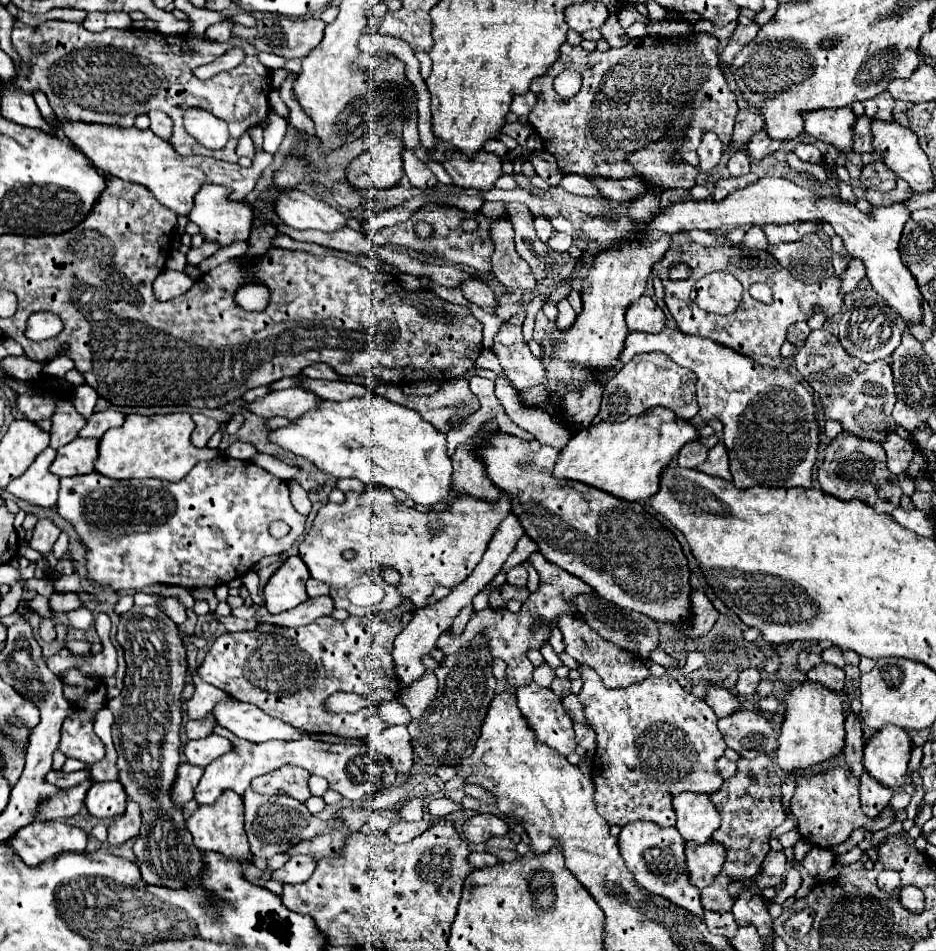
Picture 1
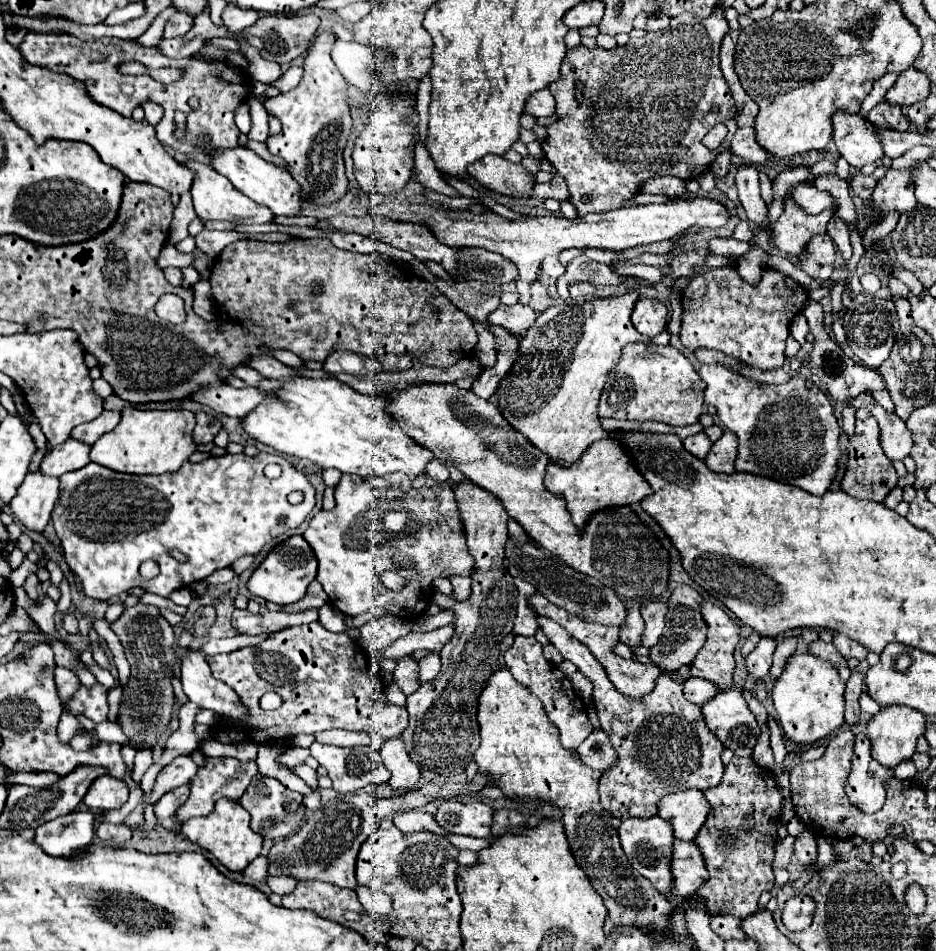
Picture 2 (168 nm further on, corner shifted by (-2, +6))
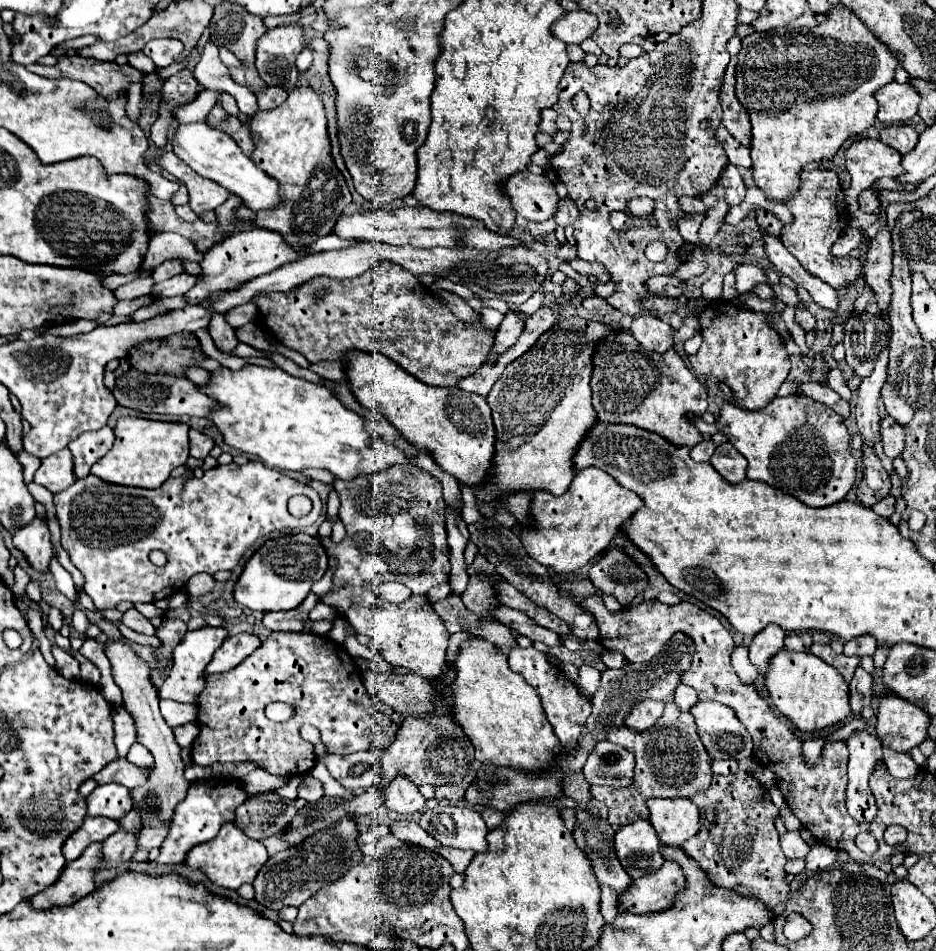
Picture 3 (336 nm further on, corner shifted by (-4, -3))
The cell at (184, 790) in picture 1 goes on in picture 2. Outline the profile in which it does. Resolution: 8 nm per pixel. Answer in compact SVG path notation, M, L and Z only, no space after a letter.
M182 784L182 788L174 788L170 792L166 792L166 796L162 796L162 800L158 800L158 804L154 806L154 812L158 818L168 818L174 816L174 812L186 802L186 796L190 792L190 784Z

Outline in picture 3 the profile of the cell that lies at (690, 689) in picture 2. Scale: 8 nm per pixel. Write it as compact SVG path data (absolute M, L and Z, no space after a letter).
M678 685L676 691L674 691L674 703L680 711L690 711L690 707L694 703L698 703L698 695L688 685Z

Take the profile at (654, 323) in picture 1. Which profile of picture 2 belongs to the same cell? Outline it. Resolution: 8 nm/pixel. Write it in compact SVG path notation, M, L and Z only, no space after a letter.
M640 298L632 312L632 324L648 338L660 334L668 324L668 310L656 298Z

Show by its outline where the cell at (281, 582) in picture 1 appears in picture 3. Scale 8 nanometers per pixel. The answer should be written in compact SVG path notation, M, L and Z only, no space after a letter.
M286 533L268 539L246 561L234 587L234 599L238 605L262 613L296 609L306 599L312 585L326 573L326 563L328 553L318 537L306 533Z

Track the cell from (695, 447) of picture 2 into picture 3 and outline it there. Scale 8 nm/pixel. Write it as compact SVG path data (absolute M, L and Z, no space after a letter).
M704 439L704 441L700 441L696 447L692 447L690 449L690 457L694 459L694 461L710 461L710 457L712 457L712 453L714 453L714 443L712 443L712 439Z

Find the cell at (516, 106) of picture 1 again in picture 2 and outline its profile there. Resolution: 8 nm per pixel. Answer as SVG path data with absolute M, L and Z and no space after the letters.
M544 88L534 92L534 96L530 96L530 100L526 100L526 108L528 114L532 116L552 116L554 114L554 96Z

